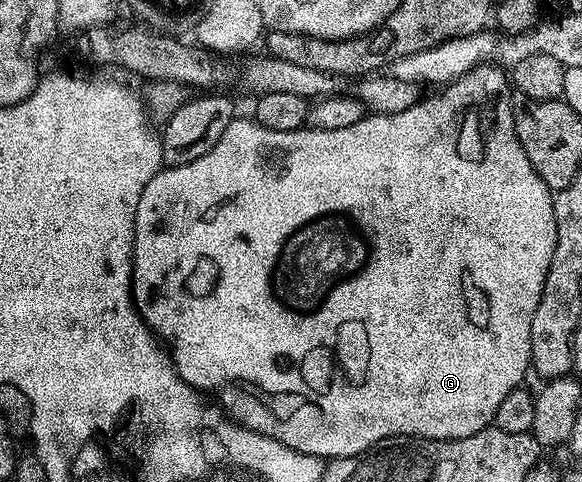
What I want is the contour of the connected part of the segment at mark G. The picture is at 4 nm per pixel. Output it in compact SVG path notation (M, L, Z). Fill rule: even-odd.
M482 64L479 68L473 68L467 74L463 74L458 80L451 84L446 84L440 89L438 96L426 95L417 101L415 106L407 110L399 110L399 114L367 114L355 126L347 126L343 130L315 130L308 126L299 129L298 132L280 132L279 130L267 130L267 126L260 124L255 118L241 120L235 118L223 130L223 138L203 154L203 158L195 158L195 162L186 164L174 164L162 167L161 171L154 174L151 182L143 186L143 194L139 194L139 206L135 210L135 222L133 223L133 279L131 287L133 290L133 302L137 305L137 312L149 325L154 336L163 341L172 361L177 366L177 373L181 380L187 382L200 390L202 393L210 394L214 392L218 396L220 407L227 410L228 415L236 420L242 428L249 428L253 432L258 432L264 436L269 436L272 440L278 440L283 446L287 446L296 452L311 454L338 460L340 456L354 456L360 452L367 451L371 446L375 446L380 440L385 440L388 436L418 436L428 440L458 440L467 438L479 430L490 427L495 418L495 410L499 410L499 402L511 394L511 390L522 387L526 383L525 375L531 372L531 318L535 318L535 306L539 306L539 298L543 294L543 282L547 278L547 270L551 266L551 254L555 254L555 210L553 209L554 193L539 178L539 174L534 170L532 162L527 158L519 138L515 134L515 122L513 121L513 97L511 92L505 96L505 88L511 84L509 76L501 80L505 74L500 67L492 64ZM329 208L353 208L353 212L361 212L360 233L365 237L369 248L377 248L373 255L373 264L369 268L361 268L361 276L357 280L349 280L329 304L325 304L325 312L317 312L317 316L293 316L293 312L285 312L285 308L277 308L273 304L273 296L269 296L269 284L265 284L265 276L269 276L269 264L273 264L273 256L277 256L277 248L281 248L281 240L301 224L301 220L309 220L309 216L317 216L317 212L329 212Z

